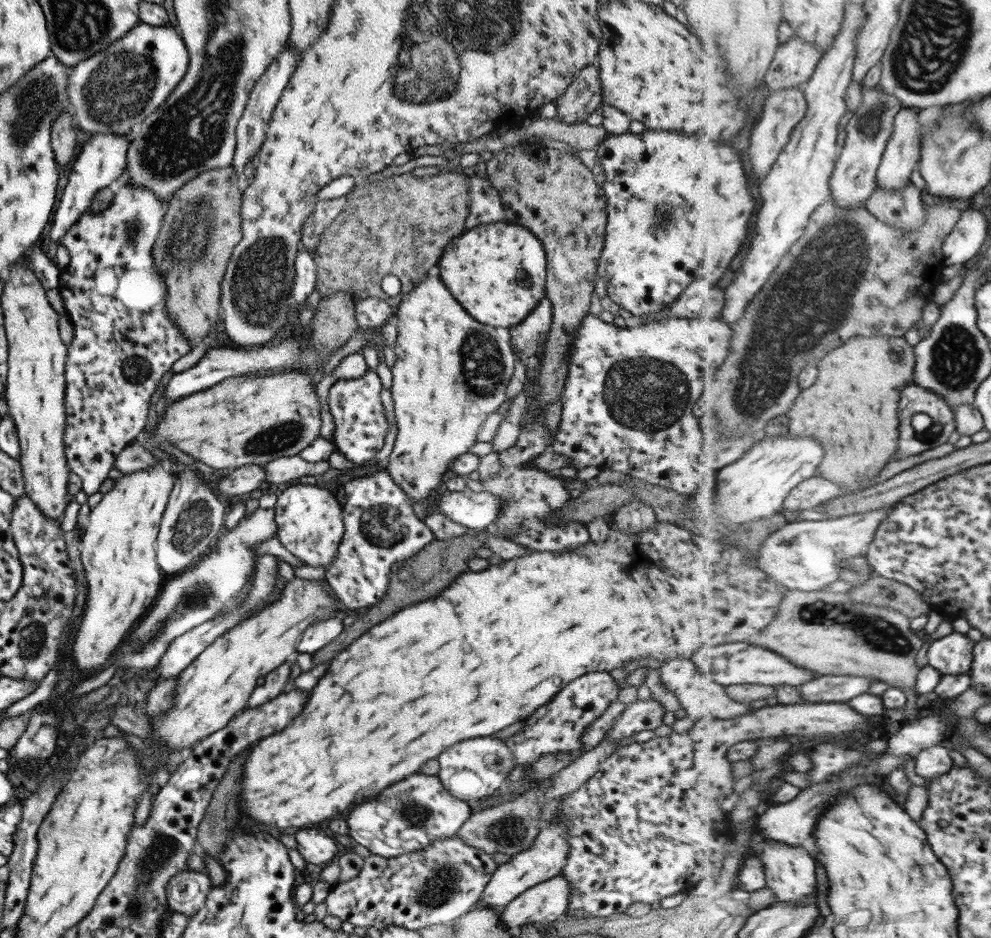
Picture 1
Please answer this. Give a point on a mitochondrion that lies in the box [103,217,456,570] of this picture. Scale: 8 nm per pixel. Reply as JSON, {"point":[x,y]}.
{"point":[257,291]}

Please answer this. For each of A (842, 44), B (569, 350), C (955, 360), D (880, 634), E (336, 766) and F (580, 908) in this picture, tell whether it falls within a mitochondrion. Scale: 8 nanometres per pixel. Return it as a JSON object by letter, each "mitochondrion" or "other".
{"A":"other","B":"other","C":"mitochondrion","D":"mitochondrion","E":"other","F":"other"}

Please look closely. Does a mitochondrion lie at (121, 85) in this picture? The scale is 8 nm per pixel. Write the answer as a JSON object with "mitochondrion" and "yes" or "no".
{"mitochondrion":"yes"}

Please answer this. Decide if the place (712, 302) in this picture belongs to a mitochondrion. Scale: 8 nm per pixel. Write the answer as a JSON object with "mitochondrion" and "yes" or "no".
{"mitochondrion":"no"}

